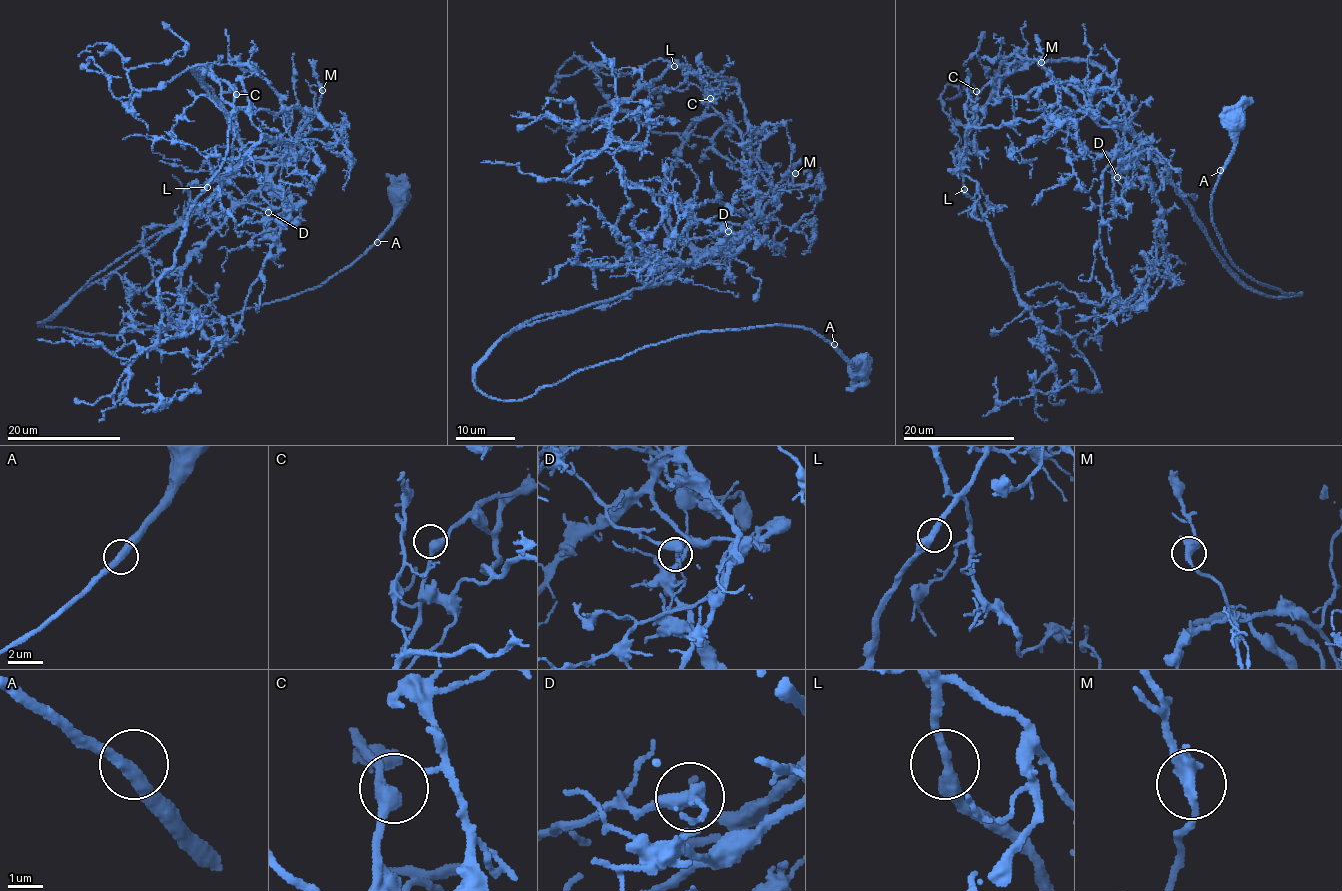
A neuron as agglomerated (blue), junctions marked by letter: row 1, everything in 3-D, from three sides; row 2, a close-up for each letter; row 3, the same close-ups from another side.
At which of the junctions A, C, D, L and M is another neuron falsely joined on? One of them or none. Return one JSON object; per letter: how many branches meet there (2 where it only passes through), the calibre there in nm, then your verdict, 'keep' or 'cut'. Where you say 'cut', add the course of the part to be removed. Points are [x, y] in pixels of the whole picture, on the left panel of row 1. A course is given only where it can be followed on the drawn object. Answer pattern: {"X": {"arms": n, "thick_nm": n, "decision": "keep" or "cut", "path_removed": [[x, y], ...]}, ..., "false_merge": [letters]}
{"A": {"arms": 2, "thick_nm": 360, "decision": "keep"}, "C": {"arms": 2, "thick_nm": 400, "decision": "keep"}, "D": {"arms": 2, "thick_nm": 380, "decision": "cut", "path_removed": [[268, 212], [220, 178], [246, 147], [191, 68], [210, 66], [144, 89], [131, 108], [88, 61], [121, 77]]}, "L": {"arms": 2, "thick_nm": 340, "decision": "keep"}, "M": {"arms": 2, "thick_nm": 400, "decision": "keep"}, "false_merge": ["D"]}

